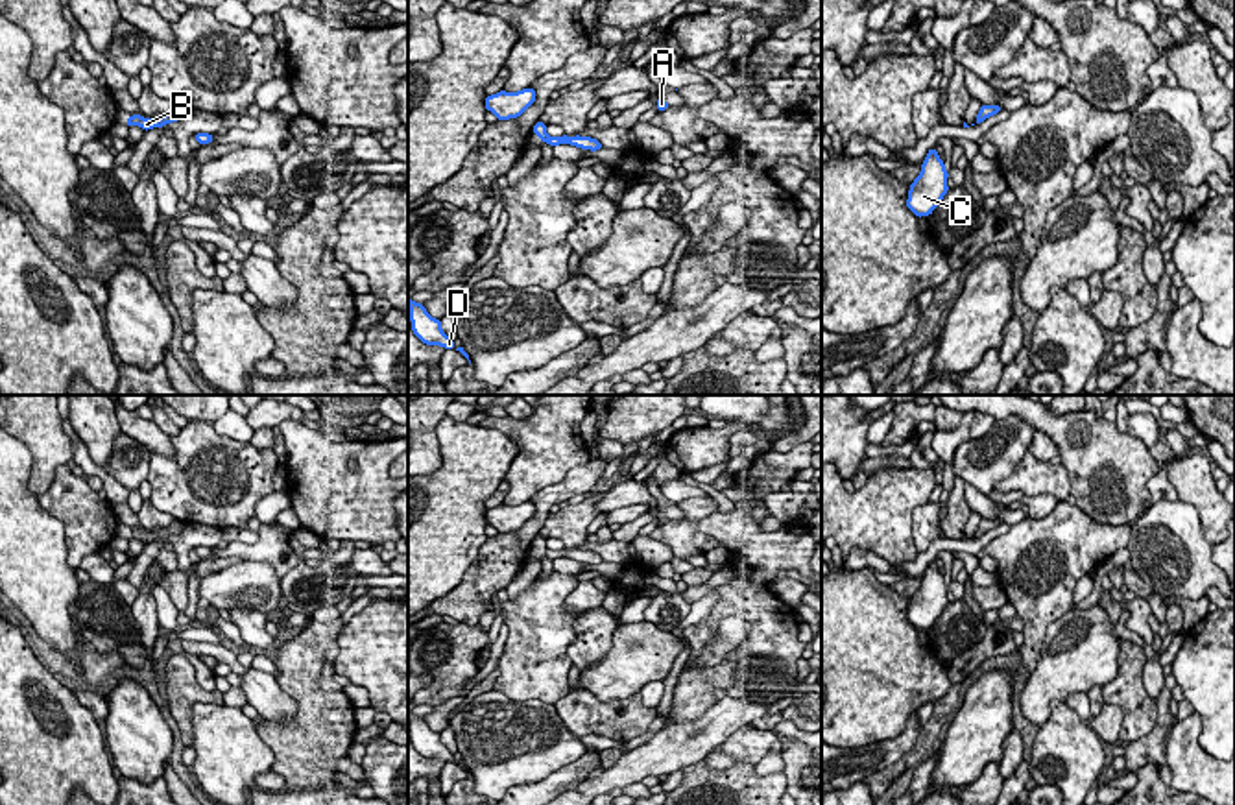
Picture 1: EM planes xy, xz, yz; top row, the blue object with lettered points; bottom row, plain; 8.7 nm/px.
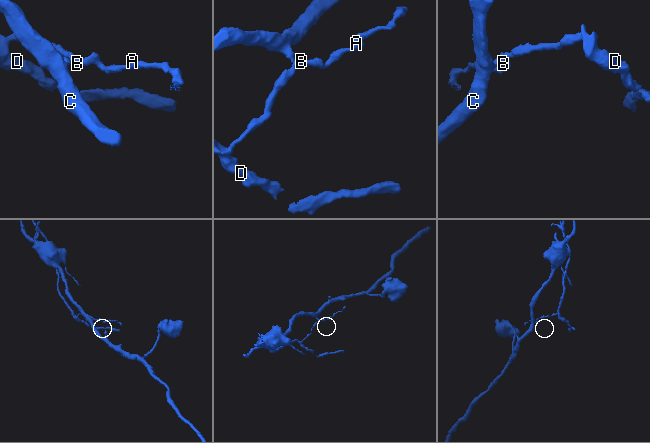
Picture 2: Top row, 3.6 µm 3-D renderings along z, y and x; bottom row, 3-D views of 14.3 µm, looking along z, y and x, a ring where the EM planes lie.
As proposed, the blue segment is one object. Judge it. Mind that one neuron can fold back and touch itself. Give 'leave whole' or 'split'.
split

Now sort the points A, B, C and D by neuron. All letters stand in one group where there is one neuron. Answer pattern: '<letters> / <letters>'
A B D / C

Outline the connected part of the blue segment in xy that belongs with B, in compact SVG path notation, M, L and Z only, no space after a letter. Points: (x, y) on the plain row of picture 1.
M174 519L174 523L166 528L162 528L159 534L150 532L142 532L140 528L133 528L133 537L140 539L144 545L153 543L153 541L162 541L170 535L177 535L185 530L185 523Z

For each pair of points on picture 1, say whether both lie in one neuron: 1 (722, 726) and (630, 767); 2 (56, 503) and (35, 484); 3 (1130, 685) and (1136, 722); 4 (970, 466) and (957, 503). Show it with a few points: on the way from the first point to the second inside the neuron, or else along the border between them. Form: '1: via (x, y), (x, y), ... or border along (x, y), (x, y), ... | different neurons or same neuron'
1: via (700, 737), (652, 759) | same neuron
2: border along (67, 464), (56, 469), (54, 480), (37, 495) | different neurons
3: via (1130, 695), (1136, 702), (1136, 713) | same neuron
4: border along (955, 475), (966, 480) | different neurons

